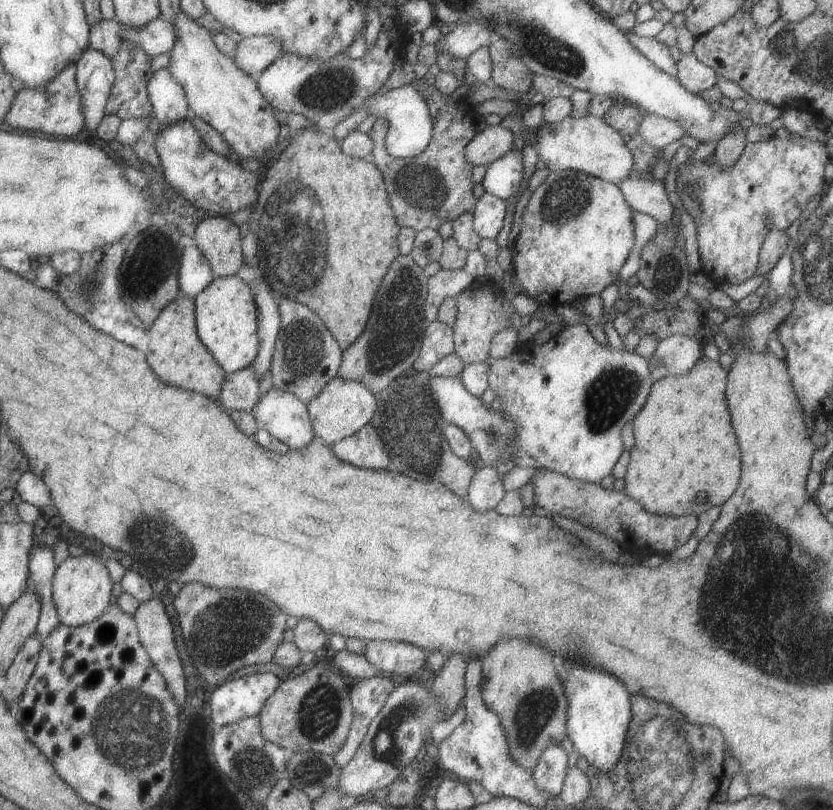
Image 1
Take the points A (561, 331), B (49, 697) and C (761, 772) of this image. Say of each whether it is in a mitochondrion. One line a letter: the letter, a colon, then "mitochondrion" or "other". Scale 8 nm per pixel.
A: other
B: other
C: other

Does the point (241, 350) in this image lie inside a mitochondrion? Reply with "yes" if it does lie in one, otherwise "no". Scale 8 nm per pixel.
no

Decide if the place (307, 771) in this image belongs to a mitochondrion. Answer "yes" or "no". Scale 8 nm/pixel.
yes

